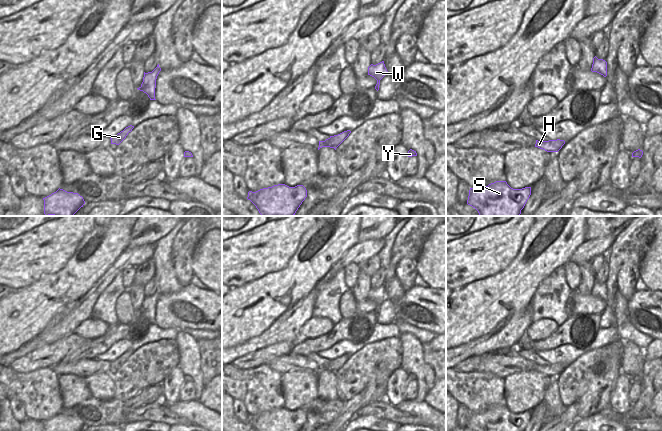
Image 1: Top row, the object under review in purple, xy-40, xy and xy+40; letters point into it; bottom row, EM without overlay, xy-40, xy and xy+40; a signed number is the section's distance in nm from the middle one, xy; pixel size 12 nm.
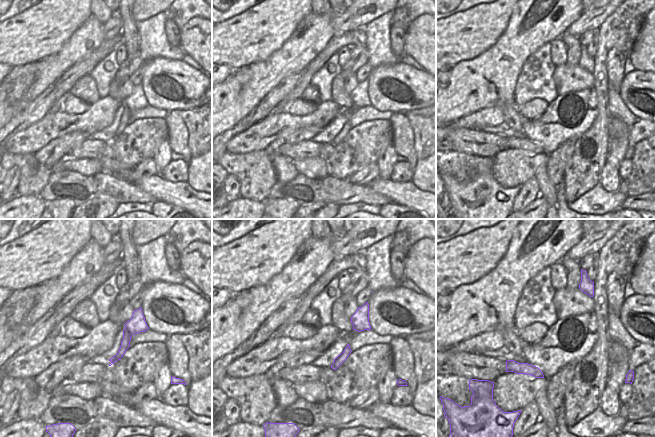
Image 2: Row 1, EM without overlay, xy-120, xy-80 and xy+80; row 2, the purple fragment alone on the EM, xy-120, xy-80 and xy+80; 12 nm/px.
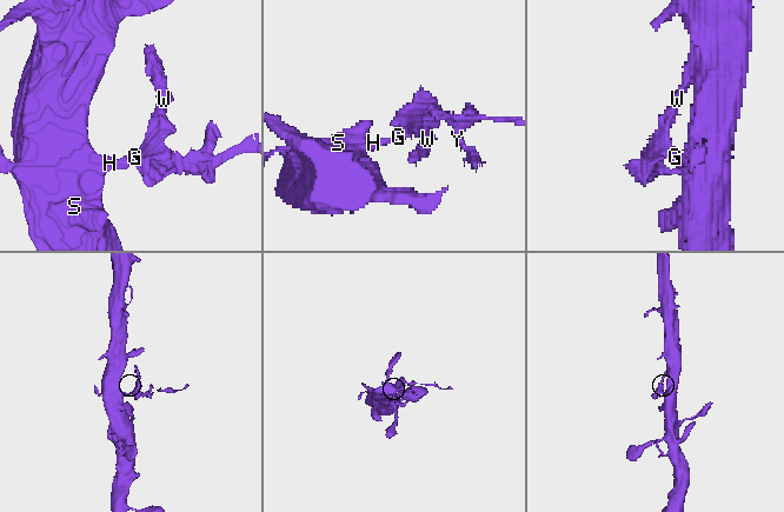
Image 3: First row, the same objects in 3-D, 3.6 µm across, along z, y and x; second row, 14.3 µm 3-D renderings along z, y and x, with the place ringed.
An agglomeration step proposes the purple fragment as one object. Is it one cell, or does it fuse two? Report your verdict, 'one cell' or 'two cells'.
two cells

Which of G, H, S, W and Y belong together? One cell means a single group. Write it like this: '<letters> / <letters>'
G W Y / H S

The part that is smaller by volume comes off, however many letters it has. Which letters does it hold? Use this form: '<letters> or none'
G, W, Y

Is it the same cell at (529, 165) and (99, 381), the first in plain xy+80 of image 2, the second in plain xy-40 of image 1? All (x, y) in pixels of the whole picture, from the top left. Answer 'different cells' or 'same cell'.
different cells

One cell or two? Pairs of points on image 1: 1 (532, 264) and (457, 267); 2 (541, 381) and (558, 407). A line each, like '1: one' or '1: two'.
1: two
2: two

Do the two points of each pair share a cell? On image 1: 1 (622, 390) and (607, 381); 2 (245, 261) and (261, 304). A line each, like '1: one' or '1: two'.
1: two
2: two

